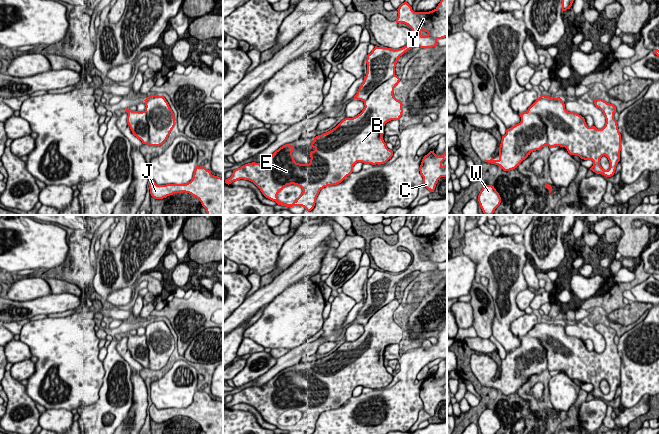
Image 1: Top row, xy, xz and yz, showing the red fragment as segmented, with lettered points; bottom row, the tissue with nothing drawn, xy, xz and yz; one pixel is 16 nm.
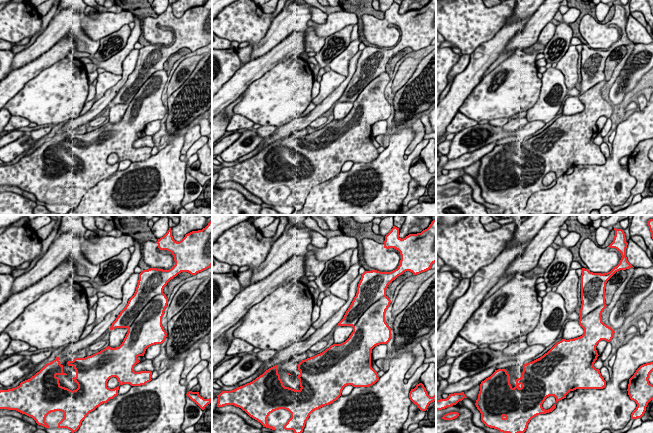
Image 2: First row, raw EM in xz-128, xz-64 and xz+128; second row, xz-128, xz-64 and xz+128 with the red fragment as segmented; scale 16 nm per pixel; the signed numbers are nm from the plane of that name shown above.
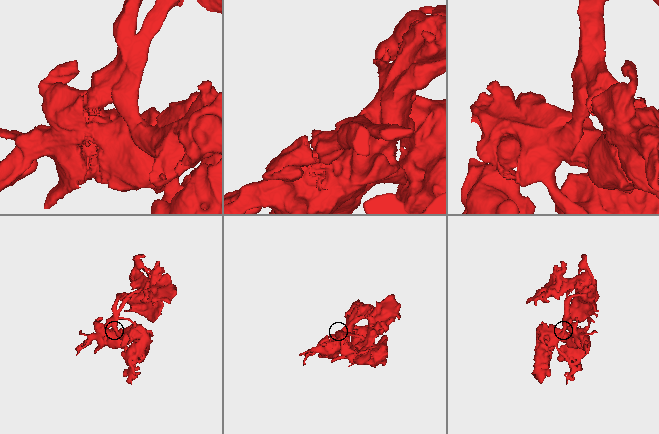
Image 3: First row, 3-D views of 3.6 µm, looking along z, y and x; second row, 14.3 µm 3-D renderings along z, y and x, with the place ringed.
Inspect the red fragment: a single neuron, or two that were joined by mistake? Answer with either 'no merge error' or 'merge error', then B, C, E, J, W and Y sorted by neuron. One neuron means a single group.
no merge error | B C E J W Y

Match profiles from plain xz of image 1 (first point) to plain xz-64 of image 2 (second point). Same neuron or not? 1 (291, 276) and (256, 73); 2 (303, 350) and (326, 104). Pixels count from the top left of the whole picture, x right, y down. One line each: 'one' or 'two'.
1: one
2: one

